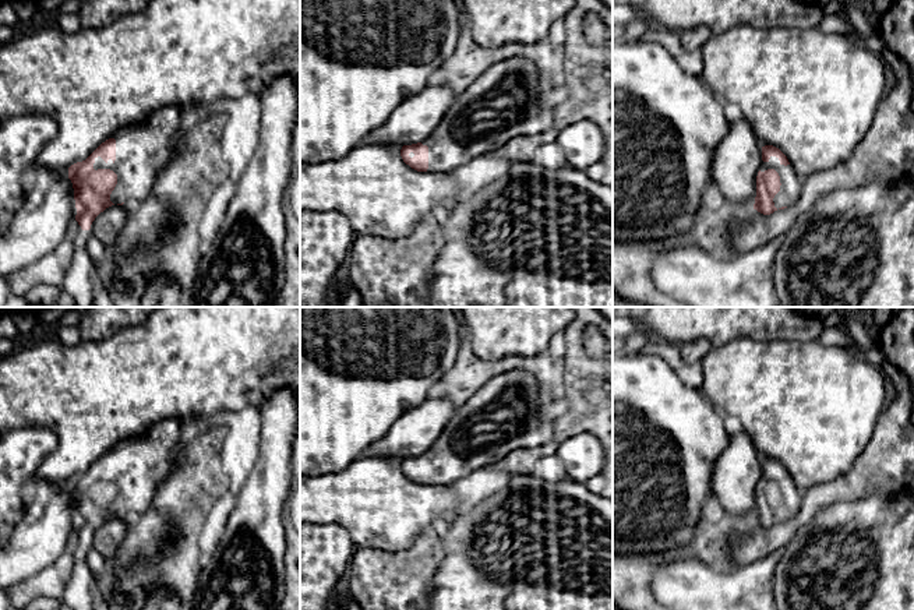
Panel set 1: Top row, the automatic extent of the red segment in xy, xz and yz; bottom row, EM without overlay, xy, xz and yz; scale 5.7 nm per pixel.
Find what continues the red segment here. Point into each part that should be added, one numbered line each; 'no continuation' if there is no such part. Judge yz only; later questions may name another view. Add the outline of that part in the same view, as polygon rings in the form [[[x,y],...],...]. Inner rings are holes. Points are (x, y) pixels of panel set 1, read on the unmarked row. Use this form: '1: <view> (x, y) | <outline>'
1: yz (790, 501) | [[[770,469],[767,475],[762,475],[759,483],[765,484],[767,482],[774,482],[781,496],[780,504],[773,511],[774,519],[779,522],[793,518],[801,507],[802,493],[793,483],[791,477],[781,477],[776,469]]]

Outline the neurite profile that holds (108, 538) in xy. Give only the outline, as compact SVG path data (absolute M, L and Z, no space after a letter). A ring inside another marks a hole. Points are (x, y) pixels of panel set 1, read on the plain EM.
M114 516L95 530L93 549L106 558L116 558L127 532L126 522L121 518Z

